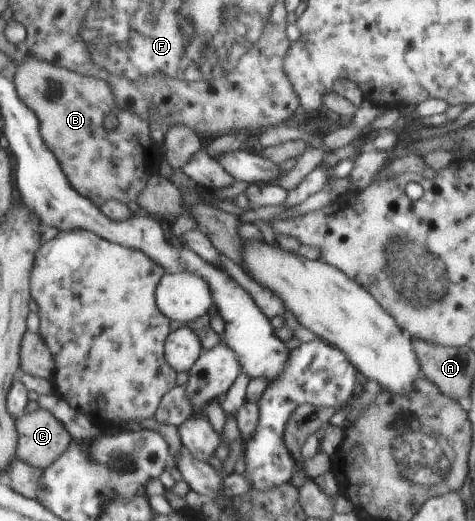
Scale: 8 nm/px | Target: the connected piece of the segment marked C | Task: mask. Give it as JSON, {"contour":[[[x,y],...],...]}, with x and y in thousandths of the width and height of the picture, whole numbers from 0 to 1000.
{"contour":[[[82,785],[78,789],[57,793],[36,806],[38,814],[38,864],[34,877],[42,883],[61,887],[65,896],[97,902],[124,881],[133,869],[145,862],[154,848],[147,827],[107,789]]]}

